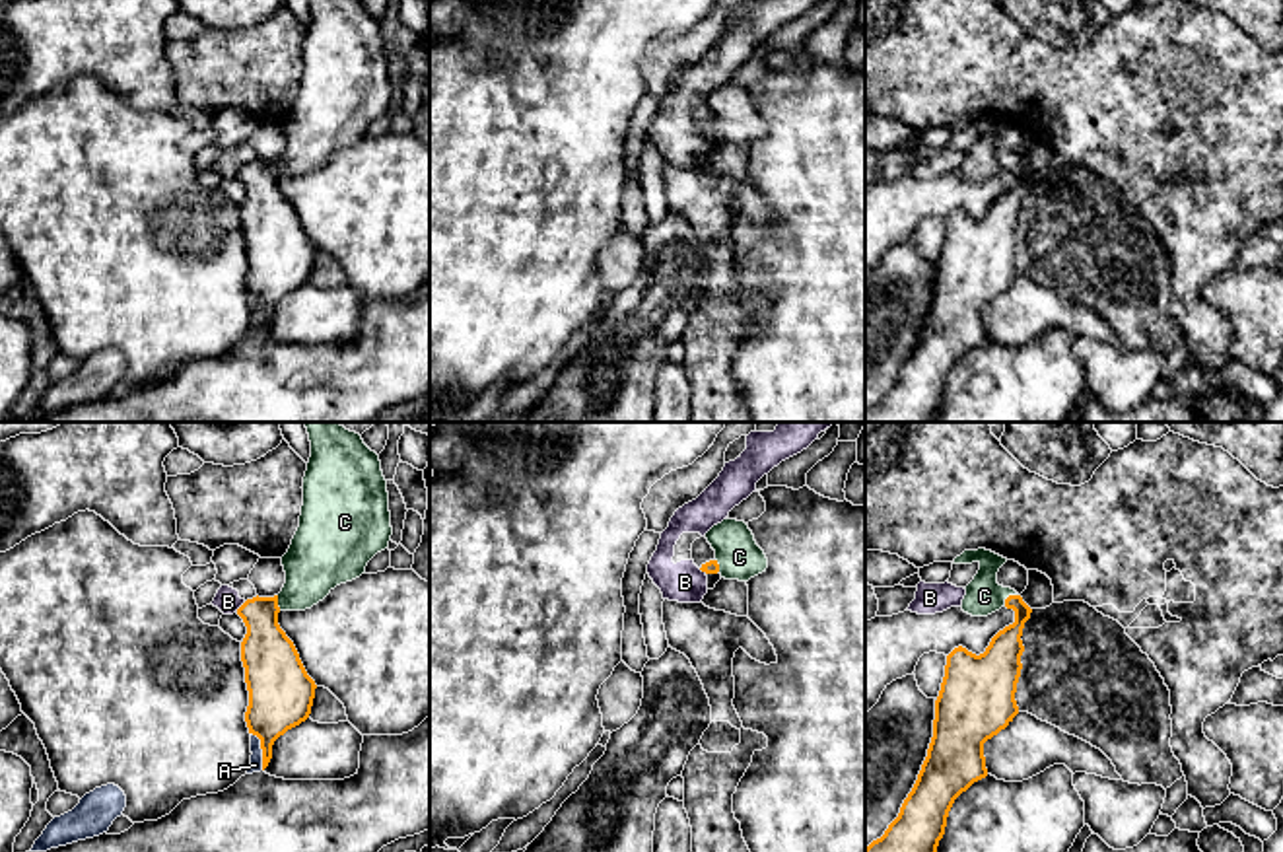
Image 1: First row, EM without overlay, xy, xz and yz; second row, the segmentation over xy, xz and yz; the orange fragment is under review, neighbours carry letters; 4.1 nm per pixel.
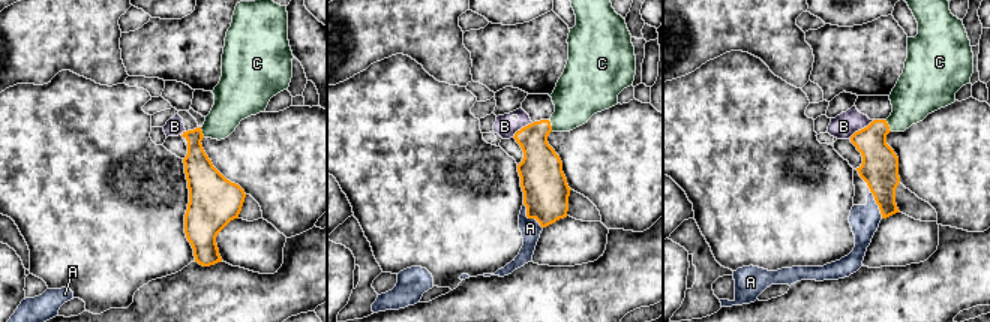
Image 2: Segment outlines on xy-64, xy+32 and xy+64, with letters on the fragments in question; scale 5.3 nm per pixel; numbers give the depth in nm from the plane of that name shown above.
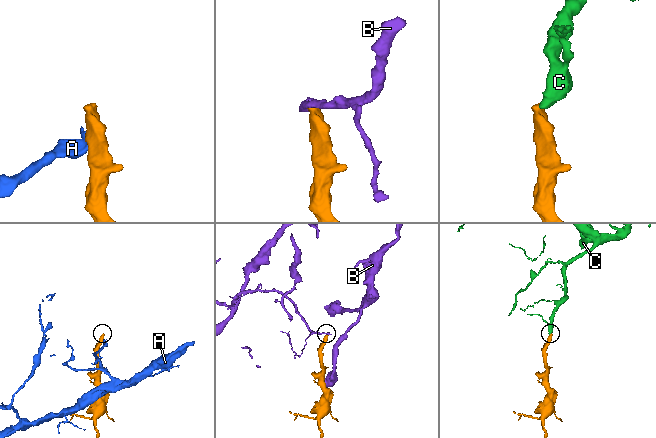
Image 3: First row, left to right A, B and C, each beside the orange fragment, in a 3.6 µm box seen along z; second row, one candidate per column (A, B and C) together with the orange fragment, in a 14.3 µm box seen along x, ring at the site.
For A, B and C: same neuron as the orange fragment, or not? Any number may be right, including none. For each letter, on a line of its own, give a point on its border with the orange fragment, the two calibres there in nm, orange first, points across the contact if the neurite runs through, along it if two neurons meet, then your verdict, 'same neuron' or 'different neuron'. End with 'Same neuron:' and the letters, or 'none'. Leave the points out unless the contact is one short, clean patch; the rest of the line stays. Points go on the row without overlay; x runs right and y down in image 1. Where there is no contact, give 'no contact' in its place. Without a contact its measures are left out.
A: meets orange in xy at (263, 316); 280 nm thick on the orange side, 50 nm on the other; border along xy (251, 296), (259, 304), (263, 333); different neuron
B: meets orange in xy at (240, 172); 220 nm thick on the orange side, 100 nm on the other; border along xy (245, 166), (236, 176); different neuron
C: meets orange in yz at (1007, 162); 160 nm thick on the orange side, 160 nm on the other; runs through yz (1002, 222), (1019, 187), (1007, 162), (984, 160); same neuron
Same neuron: C

